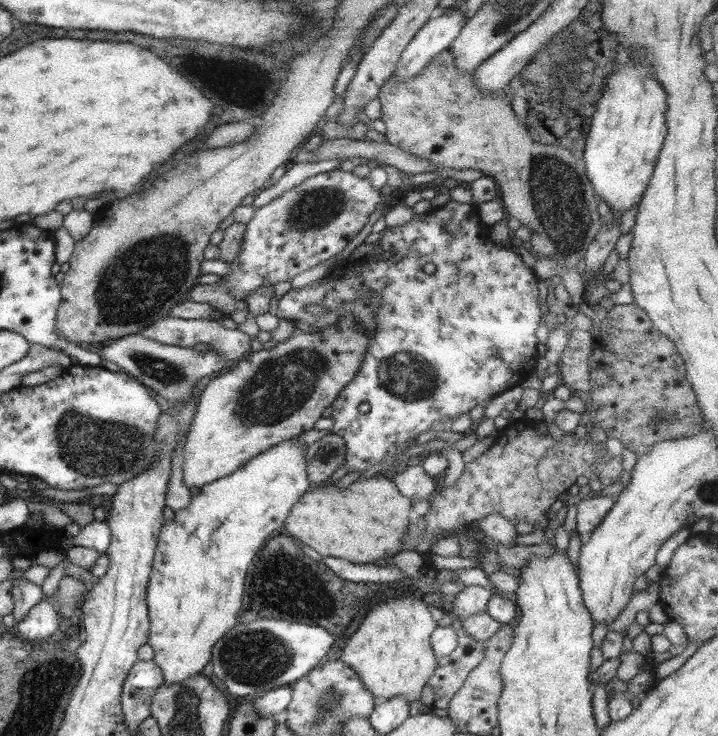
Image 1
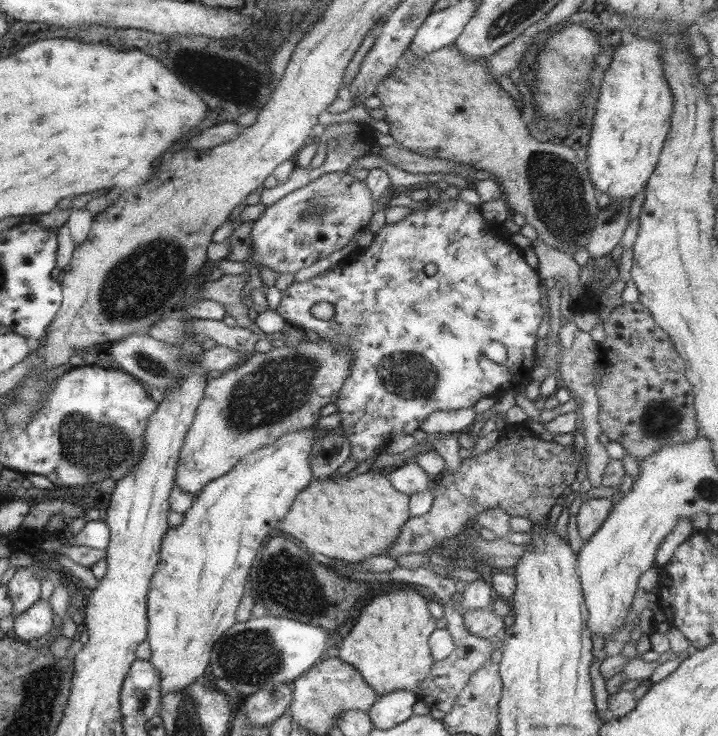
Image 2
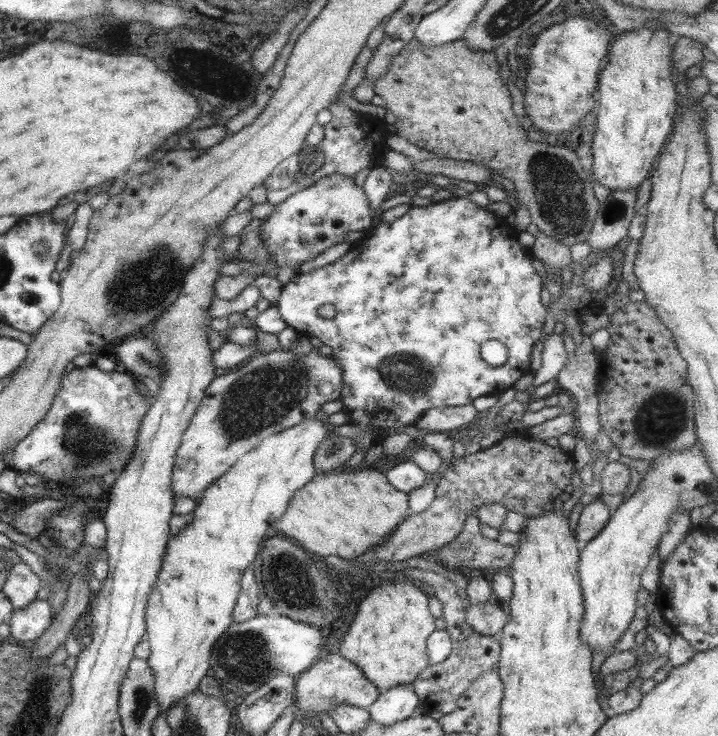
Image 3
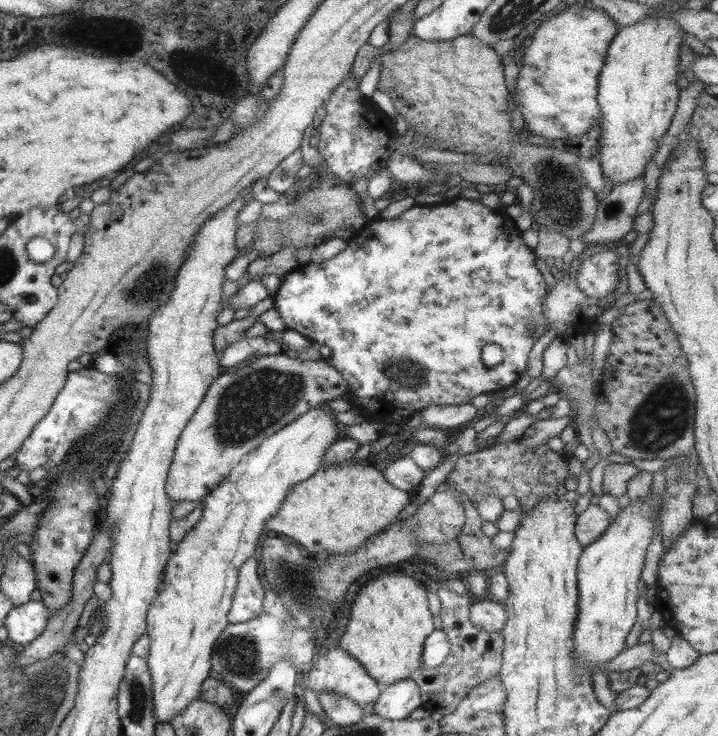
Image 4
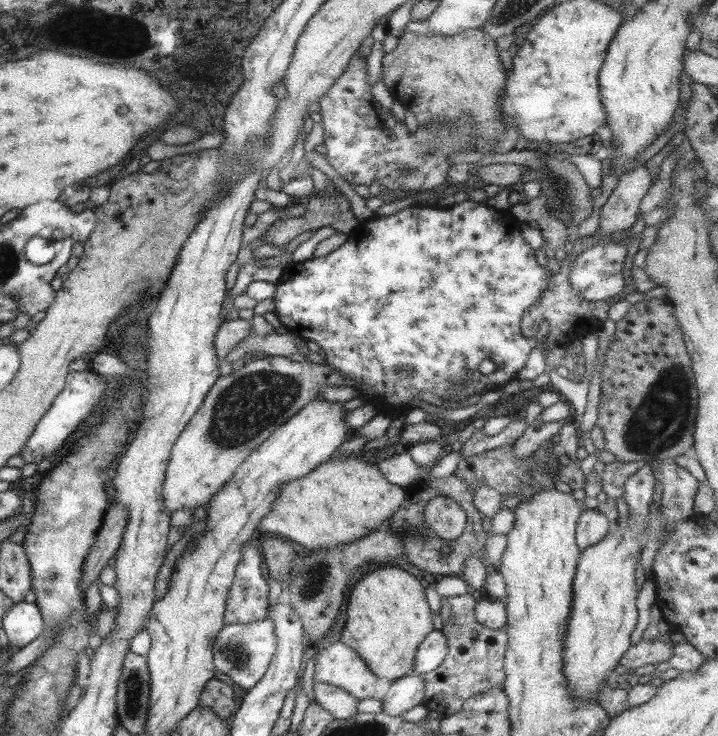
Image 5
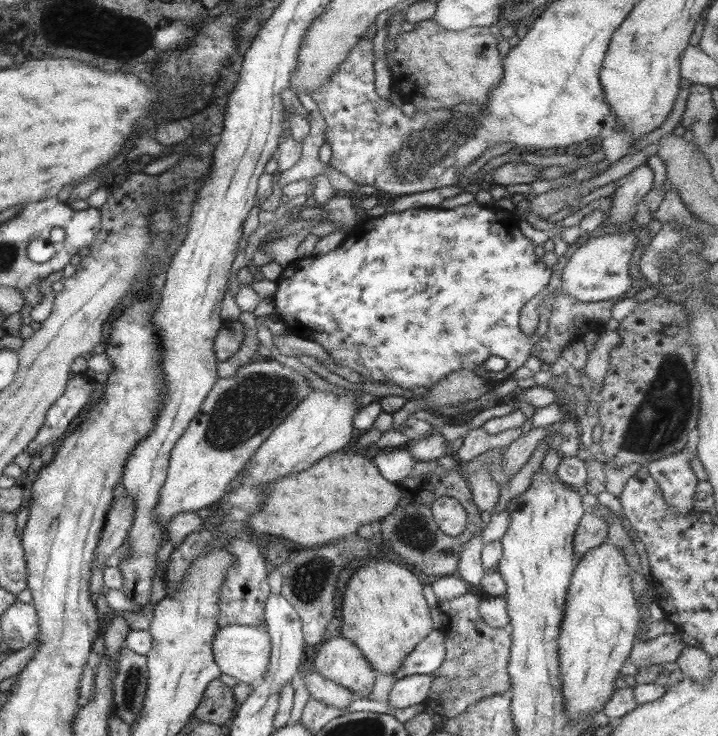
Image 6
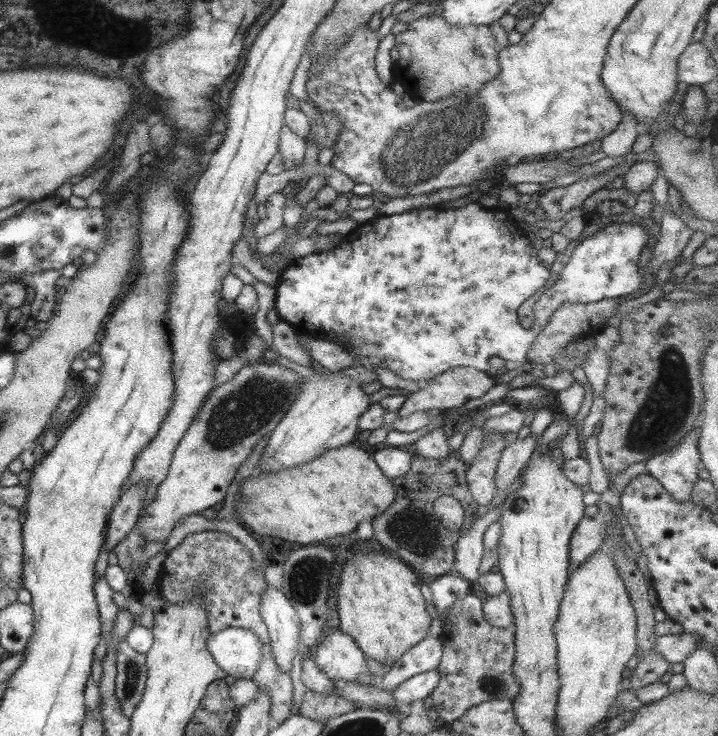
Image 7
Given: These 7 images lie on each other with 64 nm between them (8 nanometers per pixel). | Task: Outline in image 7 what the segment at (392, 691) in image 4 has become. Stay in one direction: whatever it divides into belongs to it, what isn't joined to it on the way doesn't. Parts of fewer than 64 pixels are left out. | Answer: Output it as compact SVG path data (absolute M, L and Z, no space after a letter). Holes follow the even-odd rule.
M430 670L423 674L416 674L416 676L404 680L402 684L398 684L392 693L396 699L396 706L408 706L414 700L422 700L429 696L436 688L436 684L440 680L439 676L438 670Z

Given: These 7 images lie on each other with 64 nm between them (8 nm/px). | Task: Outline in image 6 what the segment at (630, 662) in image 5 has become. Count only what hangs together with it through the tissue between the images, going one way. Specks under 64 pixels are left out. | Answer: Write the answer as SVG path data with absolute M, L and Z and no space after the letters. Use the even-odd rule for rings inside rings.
M677 633L662 634L647 642L636 641L628 662L633 663L639 670L648 664L674 663L686 648L687 644Z

